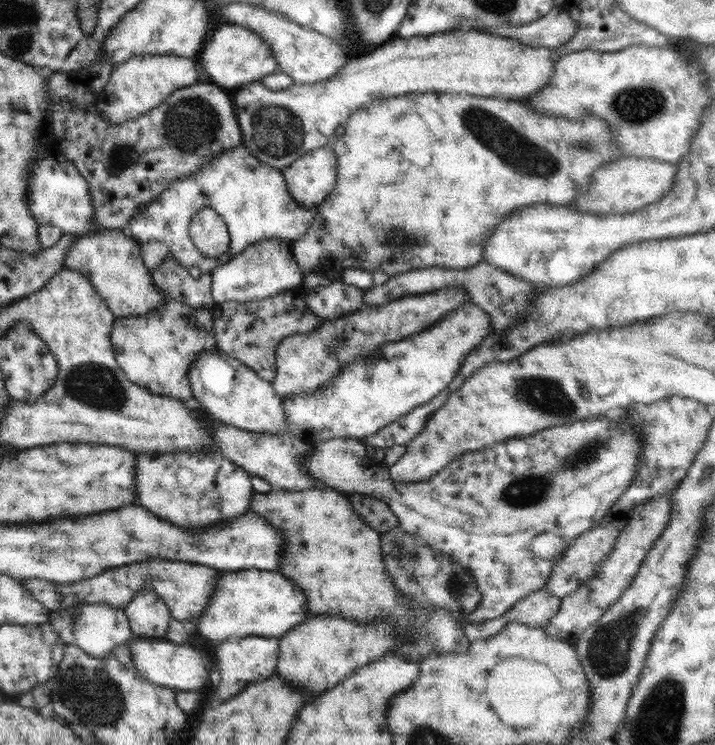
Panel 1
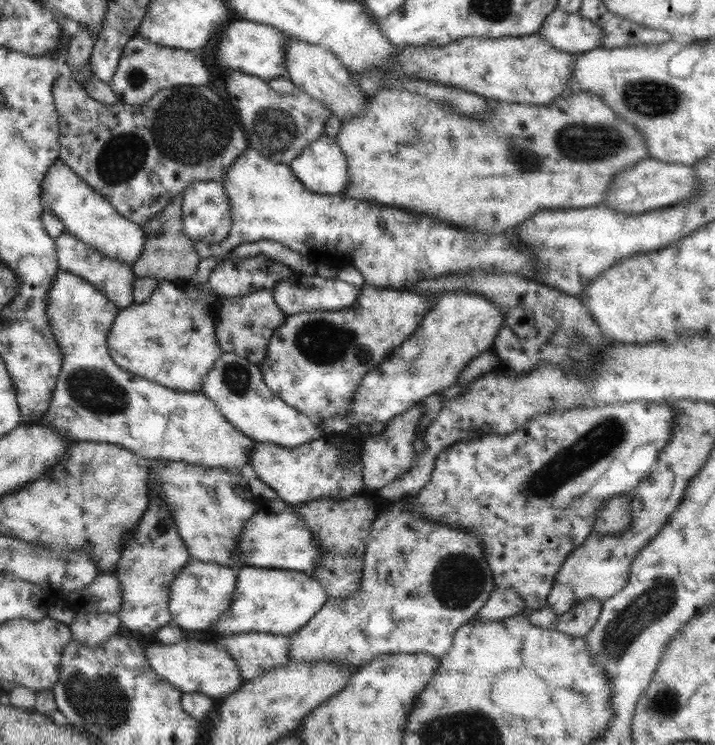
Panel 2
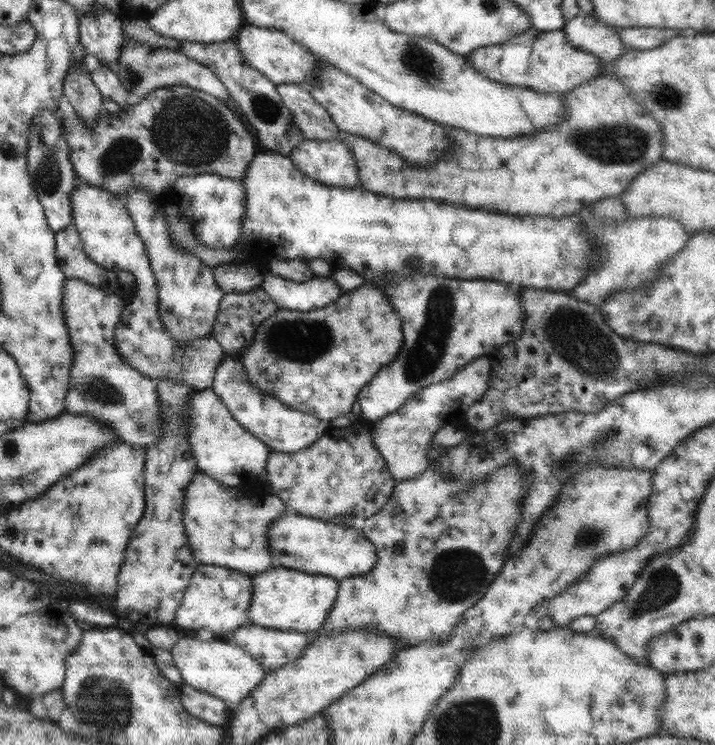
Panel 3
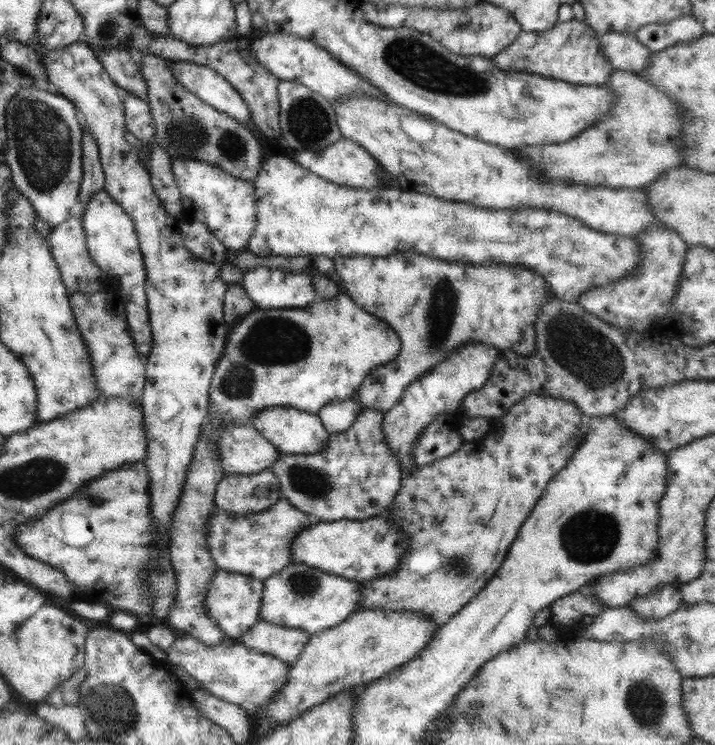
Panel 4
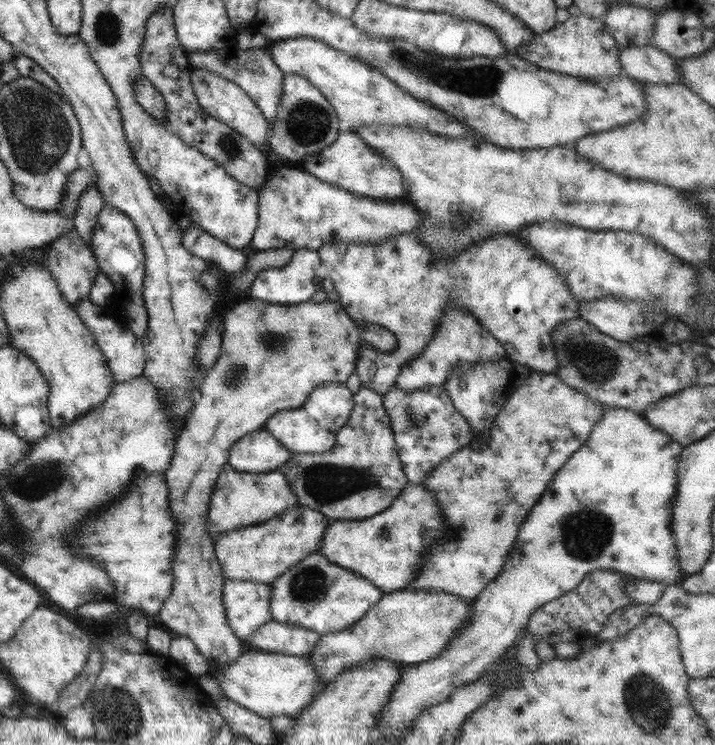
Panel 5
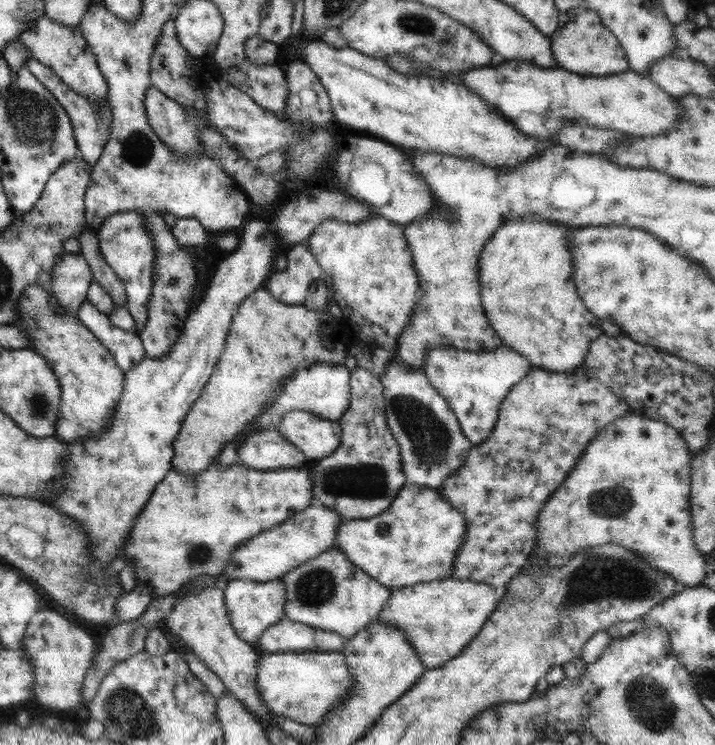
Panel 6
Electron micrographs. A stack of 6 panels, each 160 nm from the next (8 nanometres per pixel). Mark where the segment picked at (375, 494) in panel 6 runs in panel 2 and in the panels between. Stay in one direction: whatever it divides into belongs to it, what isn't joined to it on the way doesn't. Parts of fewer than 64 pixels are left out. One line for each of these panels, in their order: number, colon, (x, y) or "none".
2: (309, 471)
3: (341, 473)
4: (355, 476)
5: (359, 476)

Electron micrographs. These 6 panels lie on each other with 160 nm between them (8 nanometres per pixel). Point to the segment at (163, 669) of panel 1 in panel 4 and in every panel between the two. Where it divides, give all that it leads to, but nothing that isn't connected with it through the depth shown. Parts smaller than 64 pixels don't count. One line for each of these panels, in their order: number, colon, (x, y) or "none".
2: (191, 667)
3: (223, 670)
4: (239, 675)

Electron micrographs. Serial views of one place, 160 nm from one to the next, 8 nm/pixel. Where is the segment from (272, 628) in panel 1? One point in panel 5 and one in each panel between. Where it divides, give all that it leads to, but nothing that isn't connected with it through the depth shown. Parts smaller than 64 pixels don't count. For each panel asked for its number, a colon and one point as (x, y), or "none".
2: (278, 601)
3: (282, 598)
4: (301, 597)
5: (316, 595)

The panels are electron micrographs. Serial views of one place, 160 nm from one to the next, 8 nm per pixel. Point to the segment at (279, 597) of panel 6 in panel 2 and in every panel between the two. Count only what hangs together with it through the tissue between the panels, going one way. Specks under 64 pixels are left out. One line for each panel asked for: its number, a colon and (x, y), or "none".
2: (199, 594)
3: (216, 598)
4: (232, 600)
5: (246, 603)

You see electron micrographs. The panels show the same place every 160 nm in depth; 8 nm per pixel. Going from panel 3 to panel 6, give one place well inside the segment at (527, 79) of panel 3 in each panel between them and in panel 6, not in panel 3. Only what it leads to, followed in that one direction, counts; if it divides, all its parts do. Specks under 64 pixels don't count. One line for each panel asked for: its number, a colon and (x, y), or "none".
4: (568, 51)
5: (580, 47)
6: (583, 46)

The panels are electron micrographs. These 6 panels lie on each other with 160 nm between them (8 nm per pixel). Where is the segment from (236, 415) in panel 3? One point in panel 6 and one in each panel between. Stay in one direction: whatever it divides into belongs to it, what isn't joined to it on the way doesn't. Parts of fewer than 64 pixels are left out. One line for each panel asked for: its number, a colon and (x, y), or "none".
4: (291, 431)
5: (298, 433)
6: (315, 437)

